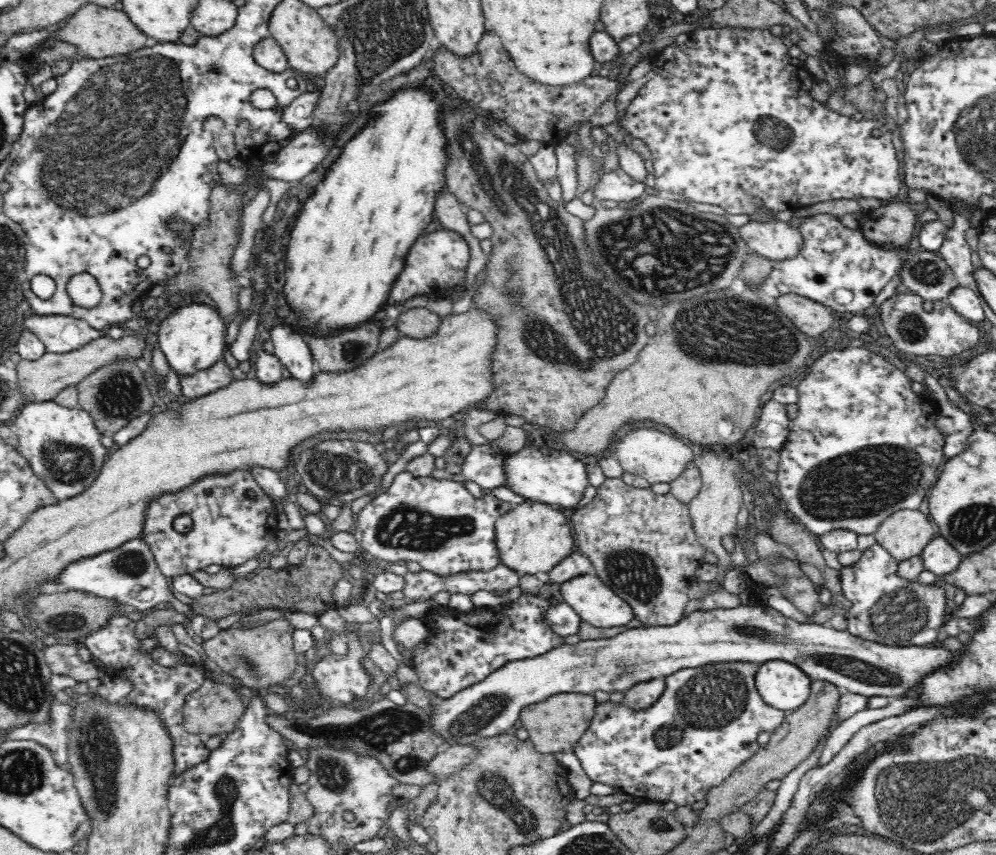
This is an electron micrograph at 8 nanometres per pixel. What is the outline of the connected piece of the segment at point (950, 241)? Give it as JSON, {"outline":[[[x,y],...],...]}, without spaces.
{"outline":[[[960,213],[955,214],[954,227],[947,229],[944,240],[937,250],[948,266],[953,270],[959,284],[964,288],[971,288],[978,294],[976,279],[974,279],[974,264],[972,264],[972,249],[964,239],[964,232],[970,228],[966,218]]]}

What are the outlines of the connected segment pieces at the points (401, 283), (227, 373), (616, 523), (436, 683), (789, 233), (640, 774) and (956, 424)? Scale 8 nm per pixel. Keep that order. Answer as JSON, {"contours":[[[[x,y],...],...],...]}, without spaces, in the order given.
{"contours":[[[[438,229],[430,233],[424,233],[410,247],[405,258],[404,266],[400,274],[398,274],[394,286],[390,288],[386,302],[378,308],[378,312],[380,310],[384,311],[392,305],[403,304],[404,301],[414,297],[412,294],[420,297],[422,290],[424,292],[430,292],[434,288],[436,290],[438,288],[444,288],[444,290],[450,293],[452,286],[462,284],[466,274],[468,260],[470,260],[470,248],[460,233],[448,229]]],[[[222,356],[212,366],[204,368],[194,374],[179,376],[178,385],[184,398],[197,399],[215,390],[227,387],[232,381],[232,366],[234,363],[228,356]]],[[[606,478],[596,488],[596,496],[585,506],[568,512],[578,550],[593,566],[593,573],[606,583],[632,609],[636,624],[675,625],[682,620],[688,599],[688,587],[696,570],[704,563],[705,548],[698,543],[687,504],[672,493],[659,495],[650,488],[636,488],[621,478]]],[[[522,594],[512,604],[493,608],[475,607],[469,611],[455,611],[437,606],[424,618],[428,636],[409,651],[410,667],[417,675],[419,686],[428,694],[450,698],[498,672],[504,664],[528,660],[566,644],[545,621],[545,614],[554,601],[539,594]]],[[[771,219],[769,221],[738,220],[738,232],[750,252],[765,256],[768,260],[778,261],[794,258],[802,248],[802,235],[798,227],[790,226],[786,221]]],[[[730,662],[730,663],[715,663],[707,665],[706,667],[684,668],[682,671],[676,672],[671,676],[664,678],[665,686],[664,692],[659,696],[658,700],[642,710],[634,710],[626,704],[612,702],[607,700],[596,704],[594,708],[594,716],[590,721],[590,726],[586,732],[582,734],[582,738],[572,746],[571,751],[576,756],[578,762],[584,769],[584,772],[593,782],[601,782],[615,788],[617,792],[630,795],[633,799],[641,798],[644,803],[656,802],[662,804],[663,802],[674,802],[676,806],[691,806],[694,802],[700,802],[706,798],[707,792],[715,786],[720,786],[734,771],[751,756],[754,756],[760,745],[756,742],[758,735],[762,731],[772,734],[784,722],[786,712],[772,708],[769,704],[764,702],[764,699],[758,692],[755,674],[758,672],[760,664],[746,663],[746,662]]],[[[925,372],[924,380],[932,390],[932,397],[937,402],[937,419],[935,425],[946,434],[944,454],[948,458],[956,456],[958,452],[966,450],[968,436],[972,434],[972,417],[968,409],[950,405],[948,399],[951,393],[946,390],[941,378],[935,378],[932,374]]]]}

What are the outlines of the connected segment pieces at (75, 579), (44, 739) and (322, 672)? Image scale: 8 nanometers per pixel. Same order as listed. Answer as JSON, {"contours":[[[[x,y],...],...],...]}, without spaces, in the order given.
{"contours":[[[[136,538],[122,544],[112,552],[102,552],[94,558],[78,560],[62,571],[57,582],[58,591],[81,591],[90,593],[102,600],[116,601],[122,606],[133,606],[146,613],[160,607],[160,602],[174,600],[169,590],[168,578],[156,563],[150,545],[142,538]]],[[[54,703],[50,709],[51,719],[44,724],[34,723],[15,728],[2,734],[2,742],[10,740],[33,740],[52,753],[56,767],[67,766],[68,728],[72,724],[72,704]]],[[[351,632],[347,638],[349,651],[346,656],[328,654],[316,664],[313,672],[322,700],[346,705],[352,700],[364,698],[370,686],[370,678],[361,664],[366,656],[362,634]]]]}

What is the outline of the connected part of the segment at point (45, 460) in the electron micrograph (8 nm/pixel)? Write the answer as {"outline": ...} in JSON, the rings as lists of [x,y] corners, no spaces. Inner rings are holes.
{"outline":[[[54,401],[28,403],[10,424],[16,433],[17,451],[26,457],[32,472],[59,501],[84,492],[107,460],[109,448],[100,443],[100,432],[82,408],[68,409]]]}

